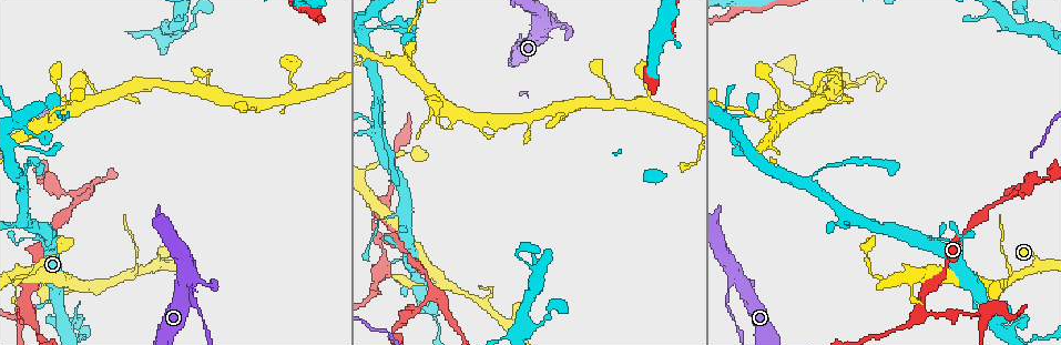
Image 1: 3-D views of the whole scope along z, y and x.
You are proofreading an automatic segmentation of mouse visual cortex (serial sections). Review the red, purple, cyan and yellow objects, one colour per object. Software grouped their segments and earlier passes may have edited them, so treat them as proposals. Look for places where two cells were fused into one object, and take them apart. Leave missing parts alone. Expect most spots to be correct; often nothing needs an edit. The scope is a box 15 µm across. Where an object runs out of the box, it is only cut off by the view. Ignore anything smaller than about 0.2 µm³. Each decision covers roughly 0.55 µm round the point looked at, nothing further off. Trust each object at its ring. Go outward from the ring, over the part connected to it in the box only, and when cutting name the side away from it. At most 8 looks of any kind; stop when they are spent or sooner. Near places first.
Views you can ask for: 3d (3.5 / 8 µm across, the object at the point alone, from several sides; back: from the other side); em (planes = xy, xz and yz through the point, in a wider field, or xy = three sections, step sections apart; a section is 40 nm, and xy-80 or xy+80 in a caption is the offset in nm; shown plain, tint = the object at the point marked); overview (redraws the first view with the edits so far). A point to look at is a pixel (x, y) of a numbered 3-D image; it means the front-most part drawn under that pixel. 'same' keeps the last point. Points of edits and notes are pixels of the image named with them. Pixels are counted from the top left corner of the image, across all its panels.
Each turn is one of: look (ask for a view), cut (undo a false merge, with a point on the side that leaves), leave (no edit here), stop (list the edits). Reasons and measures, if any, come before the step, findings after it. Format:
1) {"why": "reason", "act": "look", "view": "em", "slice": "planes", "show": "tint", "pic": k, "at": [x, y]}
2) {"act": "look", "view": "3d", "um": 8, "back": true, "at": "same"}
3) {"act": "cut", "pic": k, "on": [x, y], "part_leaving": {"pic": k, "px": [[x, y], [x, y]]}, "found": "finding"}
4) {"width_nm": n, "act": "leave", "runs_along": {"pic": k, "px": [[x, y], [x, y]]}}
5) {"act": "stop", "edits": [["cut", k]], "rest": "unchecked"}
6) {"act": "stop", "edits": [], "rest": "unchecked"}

{"why": "three-way junction", "act": "look", "view": "3d", "um": 8, "pic": 1, "at": [77, 198]}

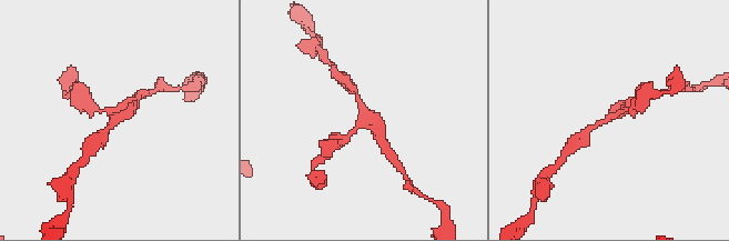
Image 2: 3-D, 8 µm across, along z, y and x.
{"act": "look", "view": "3d", "um": 3.5, "pic": 2, "at": [611, 117]}

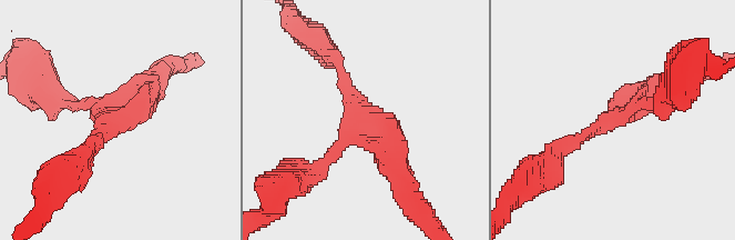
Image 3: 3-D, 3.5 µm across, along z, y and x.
{"act": "look", "view": "em", "slice": "xy", "step": 5, "show": "tint", "pic": 3, "at": [112, 120]}

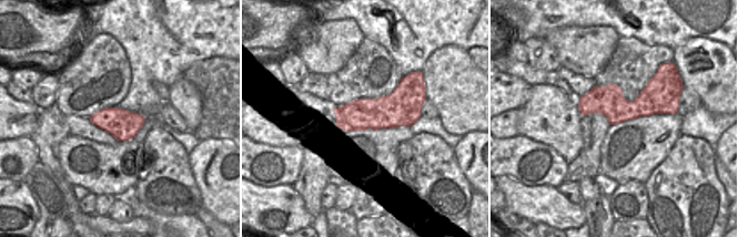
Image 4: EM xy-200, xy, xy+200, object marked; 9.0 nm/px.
{"act": "leave", "runs_along": {"pic": 3, "px": [[554, 152], [636, 104], [665, 104]]}, "found": "continuous, no second cell"}

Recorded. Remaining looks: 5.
{"why": "three arms meet", "act": "look", "view": "em", "slice": "xy", "step": 2, "show": "tint", "pic": 1, "at": [24, 187]}

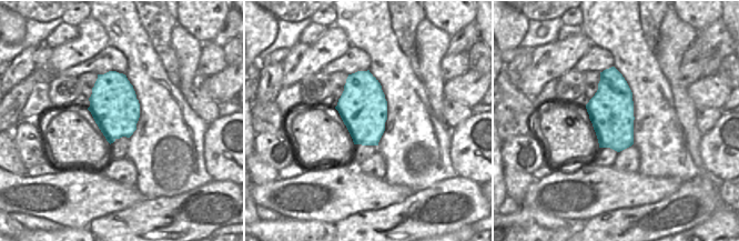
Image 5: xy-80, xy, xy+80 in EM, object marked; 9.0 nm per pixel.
{"why": "wider look", "act": "look", "view": "3d", "um": 3.5, "at": "same"}

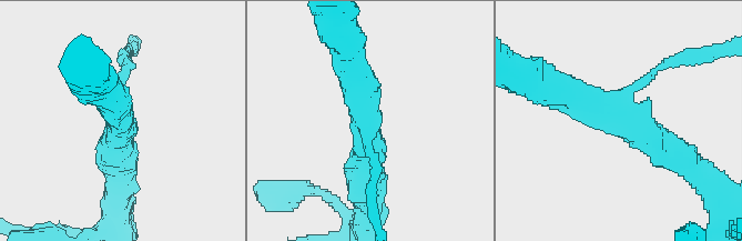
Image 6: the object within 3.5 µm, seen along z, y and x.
{"arm_widths_nm": [150, 450, 450], "act": "leave", "runs_along": {"pic": 6, "px": [[676, 154], [611, 107], [554, 90]]}, "found": "all the same cell"}

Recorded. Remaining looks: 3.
{"why": "side arm on a straight run", "act": "look", "view": "3d", "um": 3.5, "pic": 1, "at": [189, 283]}

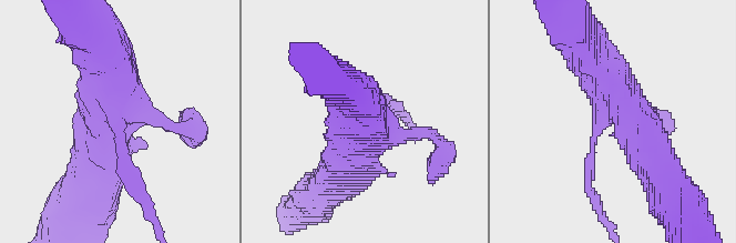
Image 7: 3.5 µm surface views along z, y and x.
{"why": "now the EM", "act": "look", "view": "em", "slice": "xy", "step": 1, "show": "tint", "pic": 7, "at": [603, 119]}

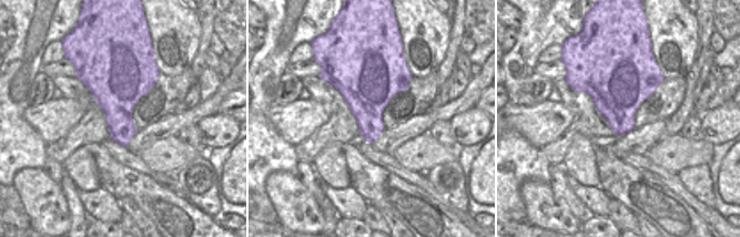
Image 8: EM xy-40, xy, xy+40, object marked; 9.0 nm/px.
{"width_nm": 420, "act": "leave", "runs_along": {"pic": 7, "px": [[653, 160], [639, 122], [579, 40]]}, "found": "continuous, no second cell"}

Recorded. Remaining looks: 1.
{"act": "stop", "edits": [], "rest": "unchecked"}

